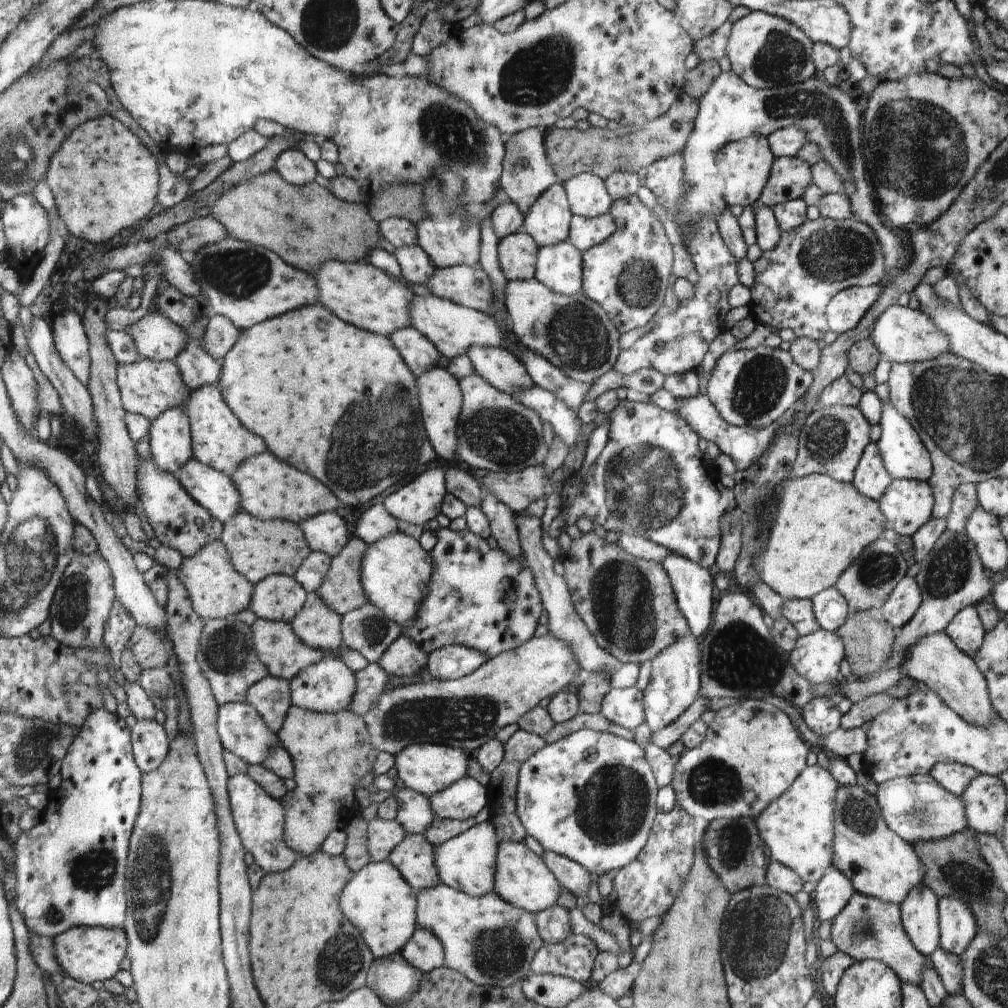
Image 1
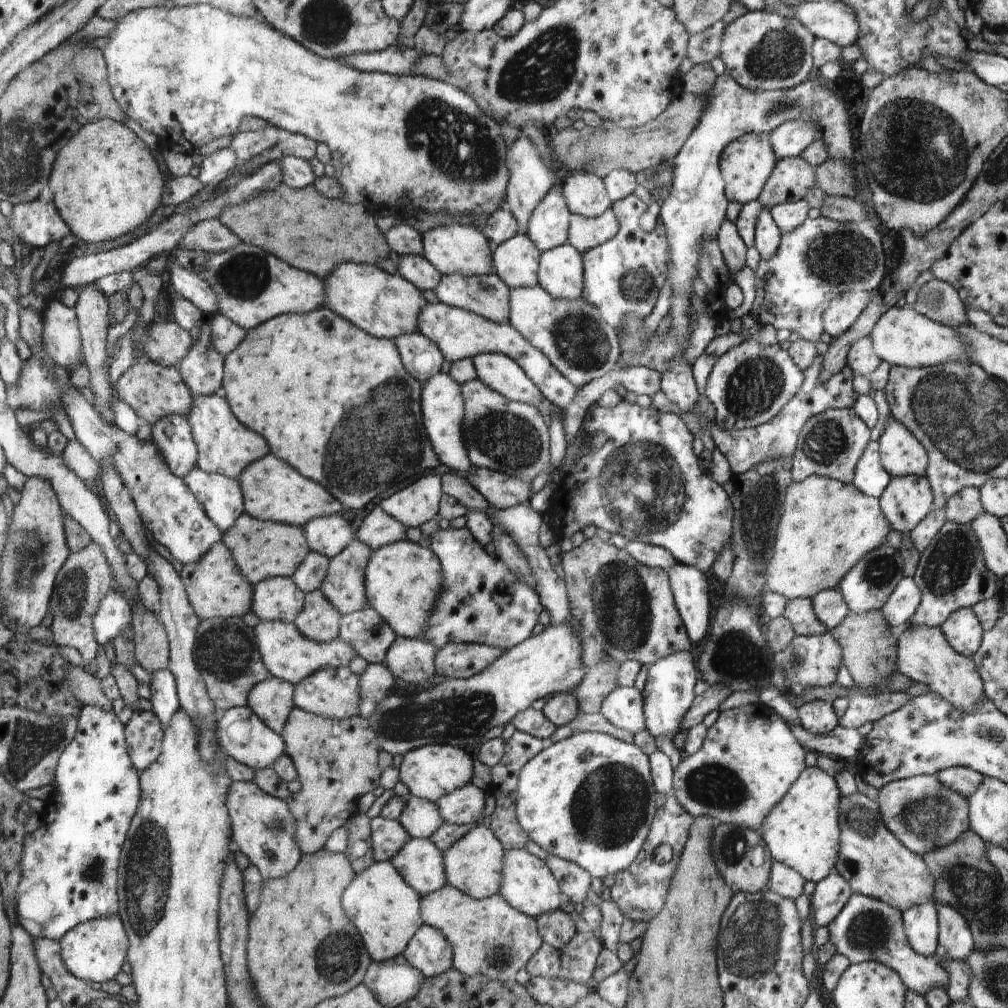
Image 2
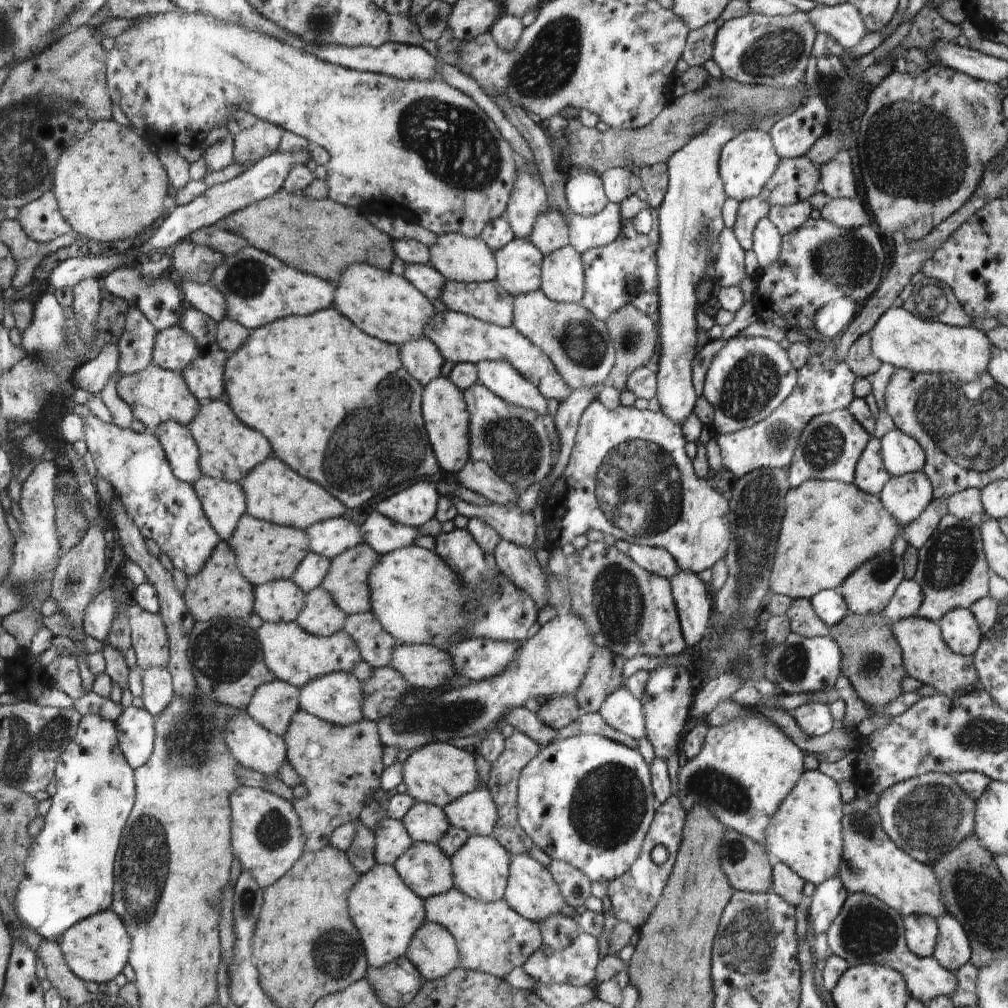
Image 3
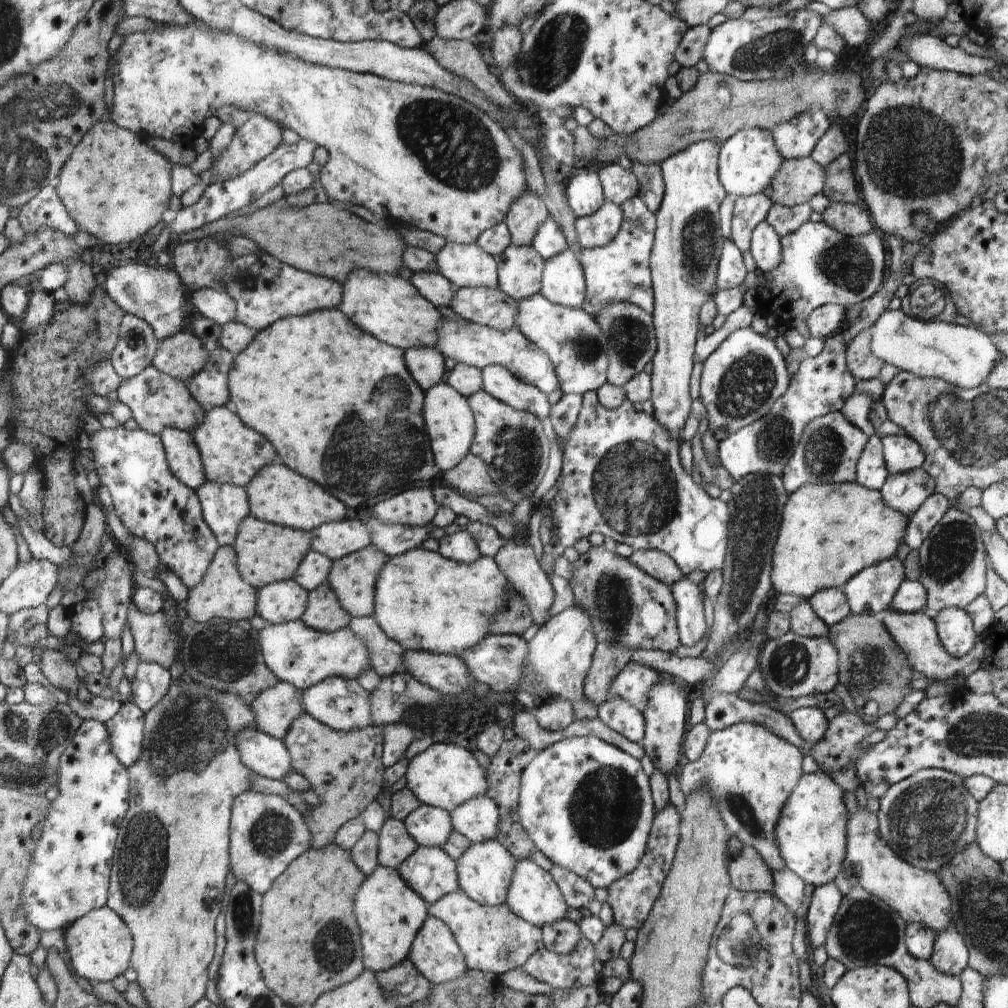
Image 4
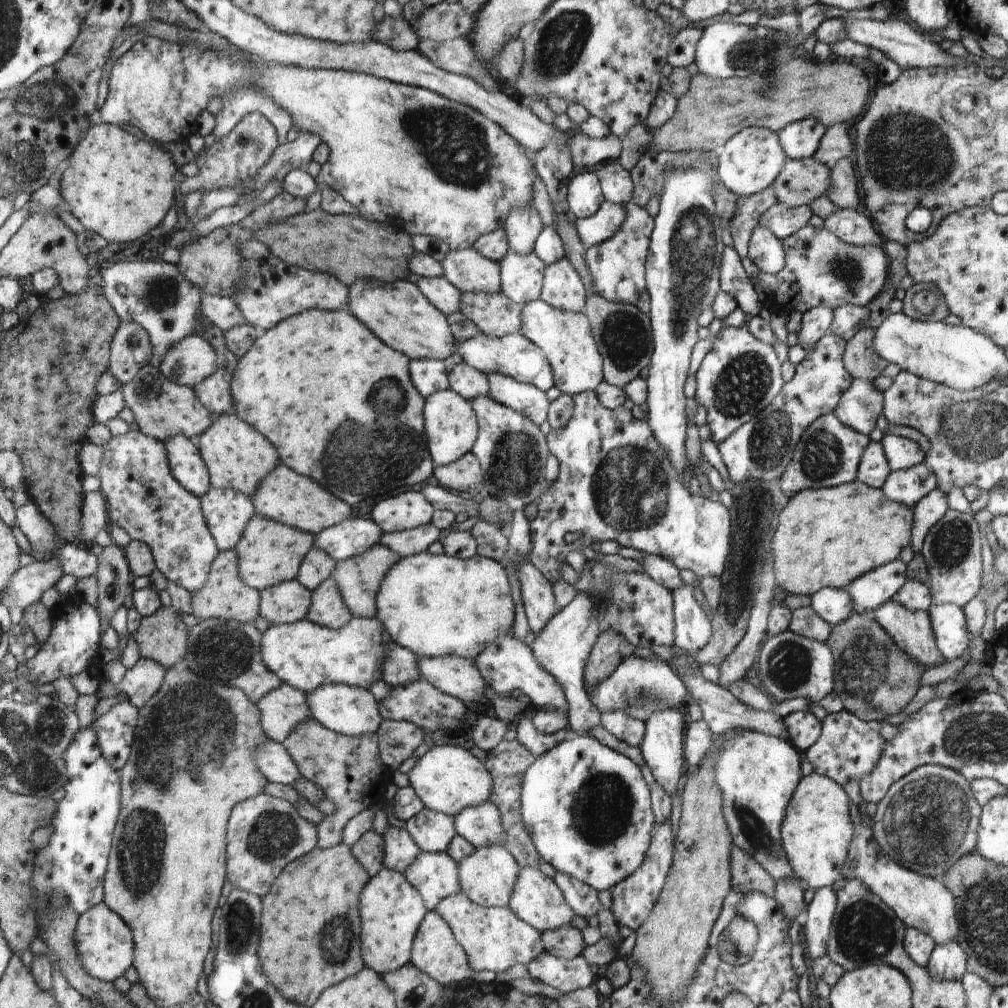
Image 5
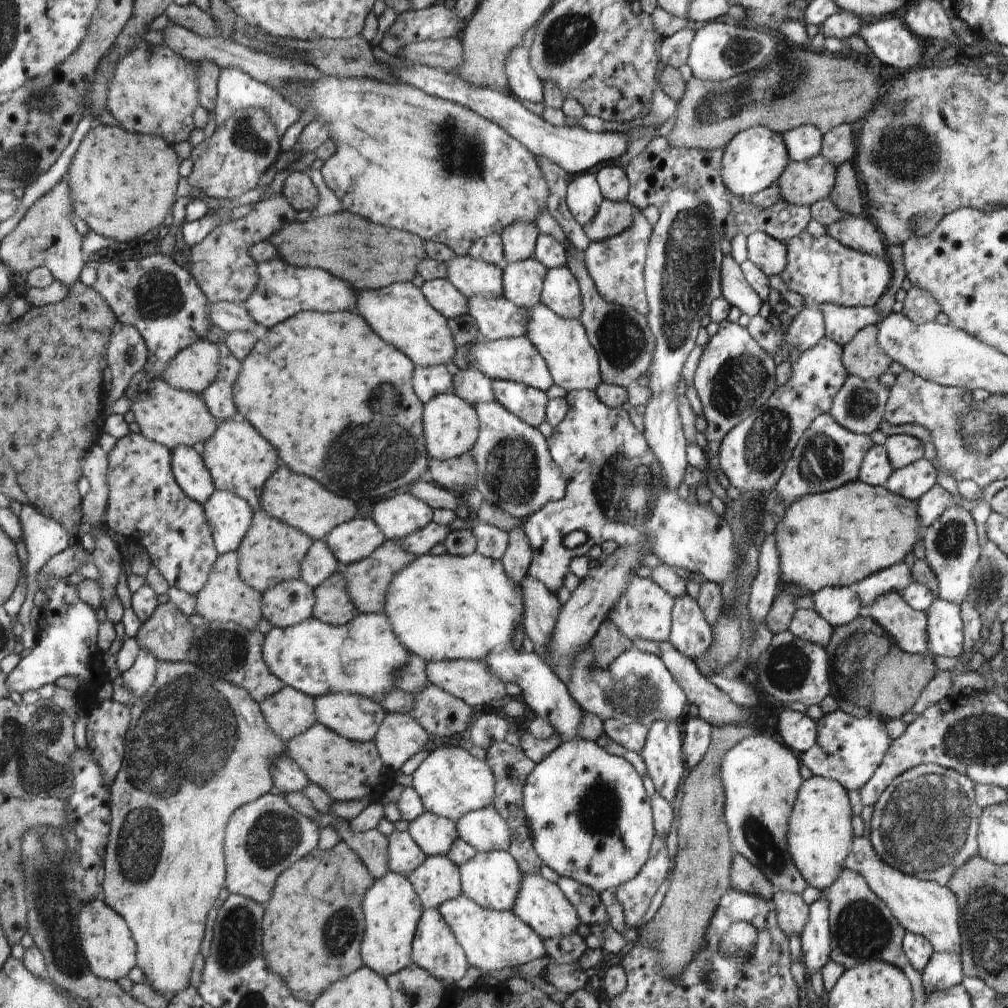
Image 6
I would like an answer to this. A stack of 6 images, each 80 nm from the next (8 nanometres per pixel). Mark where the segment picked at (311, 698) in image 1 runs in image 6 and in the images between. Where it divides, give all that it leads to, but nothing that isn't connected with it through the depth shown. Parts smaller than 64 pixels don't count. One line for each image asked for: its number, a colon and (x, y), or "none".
2: (333, 692)
3: (338, 698)
4: (344, 705)
5: (353, 711)
6: (358, 718)

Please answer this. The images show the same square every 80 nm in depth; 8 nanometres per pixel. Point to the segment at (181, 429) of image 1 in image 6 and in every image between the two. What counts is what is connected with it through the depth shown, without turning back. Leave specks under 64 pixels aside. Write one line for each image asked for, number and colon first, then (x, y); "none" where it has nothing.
2: (174, 436)
3: (183, 450)
4: (186, 460)
5: (187, 462)
6: (191, 469)

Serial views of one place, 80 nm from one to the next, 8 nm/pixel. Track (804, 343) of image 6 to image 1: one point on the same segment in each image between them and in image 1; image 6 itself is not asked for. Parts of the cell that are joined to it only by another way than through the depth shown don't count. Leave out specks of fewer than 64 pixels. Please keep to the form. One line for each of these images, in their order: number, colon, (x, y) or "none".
1: (846, 310)
2: (840, 316)
3: (830, 321)
4: (825, 321)
5: (816, 323)

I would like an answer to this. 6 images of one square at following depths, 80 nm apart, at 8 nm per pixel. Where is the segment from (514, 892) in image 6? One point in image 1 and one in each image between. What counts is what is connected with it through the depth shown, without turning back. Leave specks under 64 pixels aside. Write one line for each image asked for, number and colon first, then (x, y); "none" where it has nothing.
1: (468, 862)
2: (473, 864)
3: (481, 867)
4: (485, 871)
5: (487, 876)

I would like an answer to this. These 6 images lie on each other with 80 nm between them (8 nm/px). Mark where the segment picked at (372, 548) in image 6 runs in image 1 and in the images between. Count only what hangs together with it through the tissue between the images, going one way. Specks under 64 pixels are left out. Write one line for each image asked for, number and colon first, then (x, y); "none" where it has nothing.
1: (327, 532)
2: (330, 535)
3: (331, 538)
4: (340, 538)
5: (352, 537)

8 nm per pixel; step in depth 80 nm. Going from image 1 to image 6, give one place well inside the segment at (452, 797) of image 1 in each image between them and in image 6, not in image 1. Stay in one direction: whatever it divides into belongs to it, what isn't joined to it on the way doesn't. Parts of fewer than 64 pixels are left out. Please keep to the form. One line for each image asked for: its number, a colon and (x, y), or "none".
2: (465, 806)
3: (476, 812)
4: (478, 819)
5: (482, 826)
6: (486, 829)

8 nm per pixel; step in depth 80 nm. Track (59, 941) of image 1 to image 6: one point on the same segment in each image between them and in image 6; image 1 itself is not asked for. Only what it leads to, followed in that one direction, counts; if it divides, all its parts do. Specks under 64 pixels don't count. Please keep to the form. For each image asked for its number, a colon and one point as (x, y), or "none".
2: (96, 951)
3: (98, 949)
4: (101, 946)
5: (107, 943)
6: (111, 948)

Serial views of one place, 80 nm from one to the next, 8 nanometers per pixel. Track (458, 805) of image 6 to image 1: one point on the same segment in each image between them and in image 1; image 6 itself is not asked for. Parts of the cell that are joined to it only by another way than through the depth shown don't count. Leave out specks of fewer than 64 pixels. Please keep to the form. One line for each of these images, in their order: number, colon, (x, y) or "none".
1: (427, 768)
2: (430, 772)
3: (438, 773)
4: (444, 776)
5: (447, 779)

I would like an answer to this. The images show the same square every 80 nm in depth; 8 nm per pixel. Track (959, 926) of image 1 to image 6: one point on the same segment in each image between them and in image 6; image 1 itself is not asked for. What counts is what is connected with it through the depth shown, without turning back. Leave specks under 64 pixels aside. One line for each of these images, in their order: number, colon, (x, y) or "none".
2: (956, 943)
3: (953, 948)
4: (951, 955)
5: (948, 962)
6: (945, 970)

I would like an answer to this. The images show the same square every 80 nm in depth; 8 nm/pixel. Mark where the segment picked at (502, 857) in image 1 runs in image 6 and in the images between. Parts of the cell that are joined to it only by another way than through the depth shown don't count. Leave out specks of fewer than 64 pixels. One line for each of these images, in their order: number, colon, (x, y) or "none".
2: (529, 885)
3: (532, 891)
4: (534, 895)
5: (536, 899)
6: (541, 904)

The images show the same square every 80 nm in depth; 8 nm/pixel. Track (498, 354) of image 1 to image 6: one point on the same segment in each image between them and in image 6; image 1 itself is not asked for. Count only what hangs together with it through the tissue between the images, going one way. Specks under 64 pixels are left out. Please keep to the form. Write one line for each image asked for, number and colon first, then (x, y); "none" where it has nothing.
2: (501, 373)
3: (502, 378)
4: (502, 384)
5: (526, 398)
6: (528, 403)

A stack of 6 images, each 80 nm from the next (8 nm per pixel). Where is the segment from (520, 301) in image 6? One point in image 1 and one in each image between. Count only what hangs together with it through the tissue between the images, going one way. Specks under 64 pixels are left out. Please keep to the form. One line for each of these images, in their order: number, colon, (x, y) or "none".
1: (518, 254)
2: (516, 261)
3: (520, 263)
4: (521, 268)
5: (522, 274)

